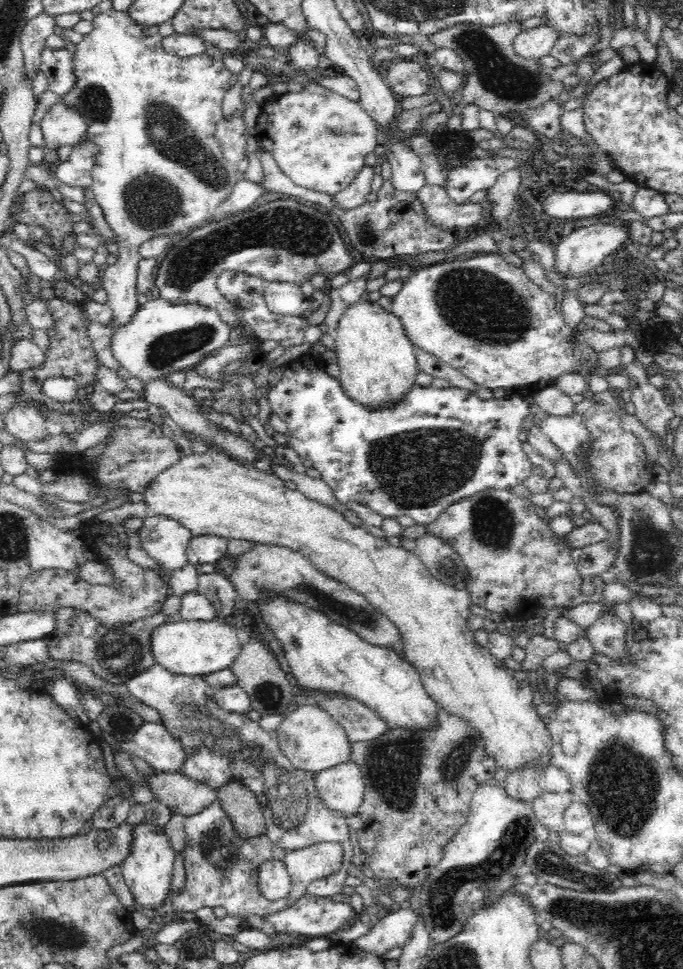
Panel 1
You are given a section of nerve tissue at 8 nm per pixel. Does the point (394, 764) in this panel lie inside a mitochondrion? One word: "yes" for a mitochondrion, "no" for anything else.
yes

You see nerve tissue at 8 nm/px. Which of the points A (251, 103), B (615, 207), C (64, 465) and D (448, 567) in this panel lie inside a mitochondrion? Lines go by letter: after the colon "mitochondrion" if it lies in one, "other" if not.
A: other
B: other
C: other
D: mitochondrion

